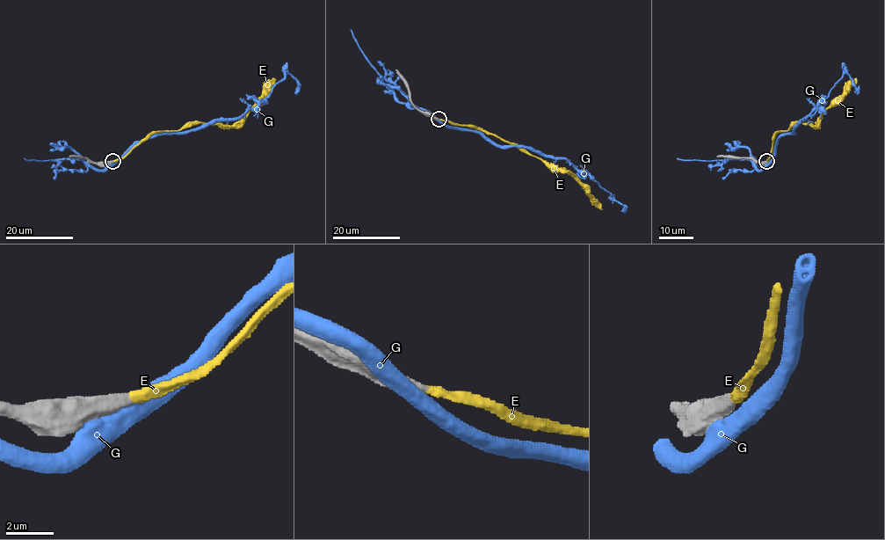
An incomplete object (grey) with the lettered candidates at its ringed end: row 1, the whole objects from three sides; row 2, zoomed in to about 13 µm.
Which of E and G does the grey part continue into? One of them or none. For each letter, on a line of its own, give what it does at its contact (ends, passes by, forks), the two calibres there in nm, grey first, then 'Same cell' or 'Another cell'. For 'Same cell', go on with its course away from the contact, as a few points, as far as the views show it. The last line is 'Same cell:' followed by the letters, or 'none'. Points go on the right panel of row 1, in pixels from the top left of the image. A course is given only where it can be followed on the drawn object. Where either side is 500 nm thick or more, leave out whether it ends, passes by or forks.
E: Thickness 500 nm (grey) against 400 nm. Same cell. Its course: (766, 161), (772, 151), (772, 139), (779, 131), (786, 131), (793, 124), (816, 126), (817, 120), (857, 78)
G: Thickness 600 nm (grey) against 700 nm. Another cell
Same cell: E

